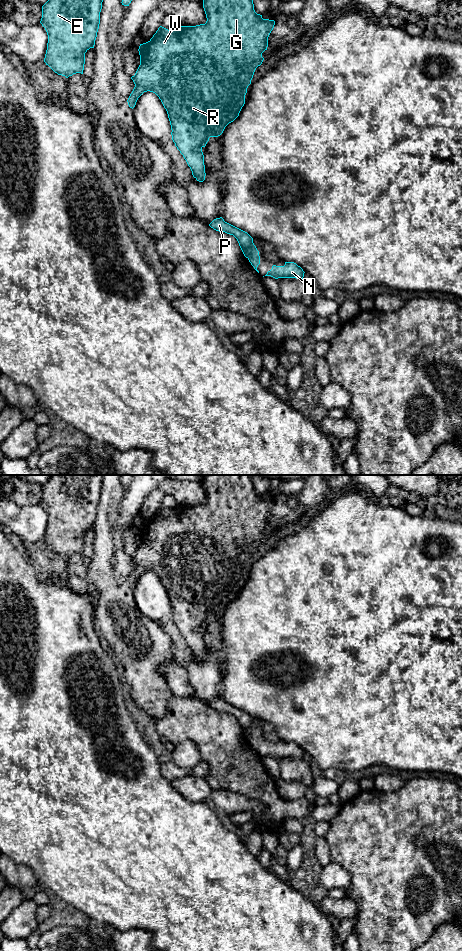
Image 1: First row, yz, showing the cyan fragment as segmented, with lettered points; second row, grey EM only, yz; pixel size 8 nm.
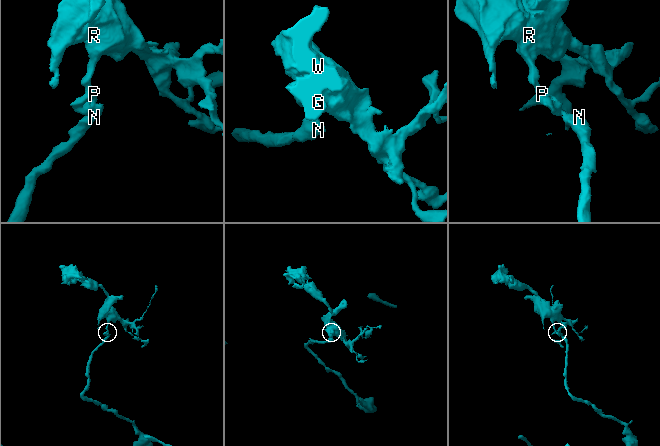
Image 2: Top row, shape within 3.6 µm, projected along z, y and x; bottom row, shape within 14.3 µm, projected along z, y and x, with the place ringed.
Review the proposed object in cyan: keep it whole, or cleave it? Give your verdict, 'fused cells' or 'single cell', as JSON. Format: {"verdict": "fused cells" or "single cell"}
{"verdict": "fused cells"}

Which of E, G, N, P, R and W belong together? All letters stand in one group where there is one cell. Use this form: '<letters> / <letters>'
E G P R W / N

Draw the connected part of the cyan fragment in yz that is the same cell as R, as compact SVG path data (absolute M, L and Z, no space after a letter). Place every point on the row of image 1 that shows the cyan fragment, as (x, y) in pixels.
M203 0L203 8L207 18L205 24L196 26L177 25L170 30L160 26L148 42L140 44L138 49L140 55L140 65L135 75L131 77L135 87L127 100L129 107L133 109L138 98L144 92L150 91L159 97L168 114L172 130L172 140L190 167L193 177L199 182L203 182L206 176L202 148L206 146L210 137L220 136L223 133L225 127L239 116L239 113L245 104L247 88L251 84L251 80L256 68L260 66L264 60L262 53L267 50L268 37L275 25L274 20L263 19L262 15L255 12L253 0Z

